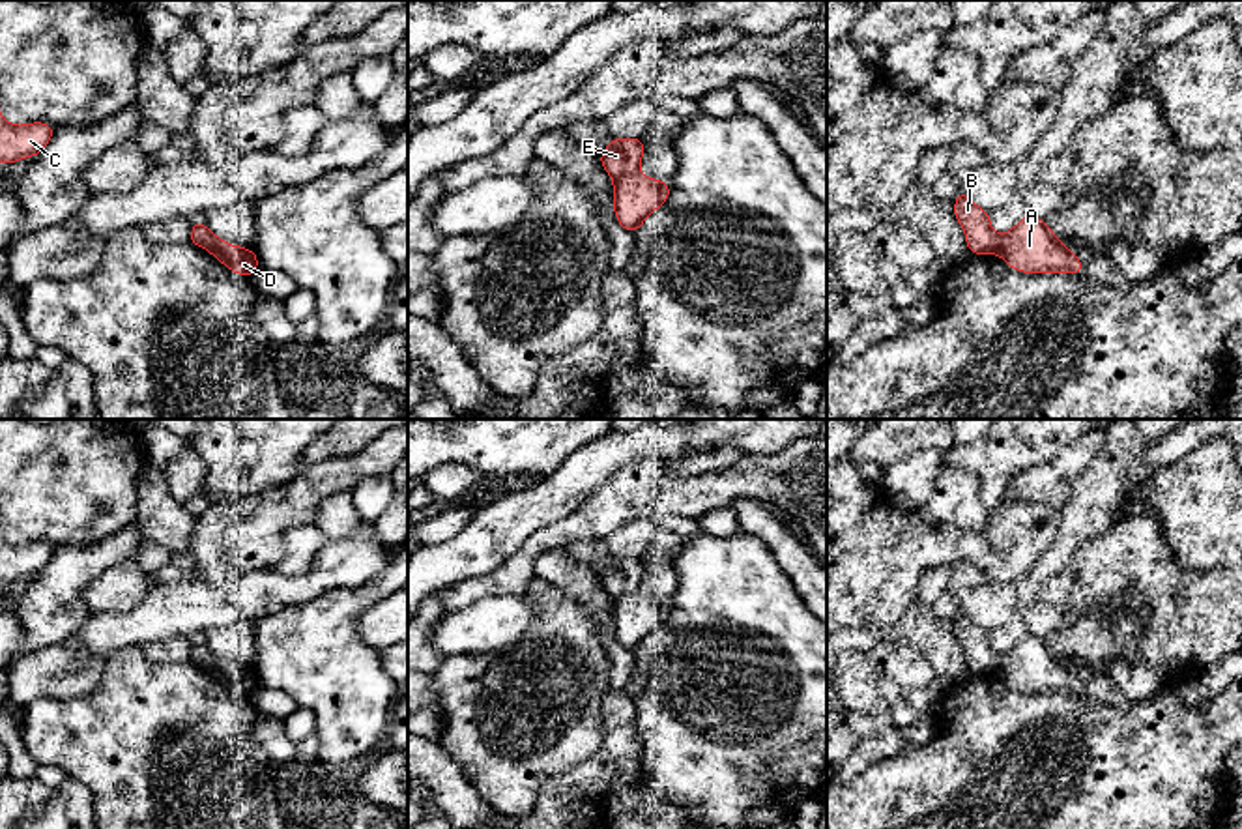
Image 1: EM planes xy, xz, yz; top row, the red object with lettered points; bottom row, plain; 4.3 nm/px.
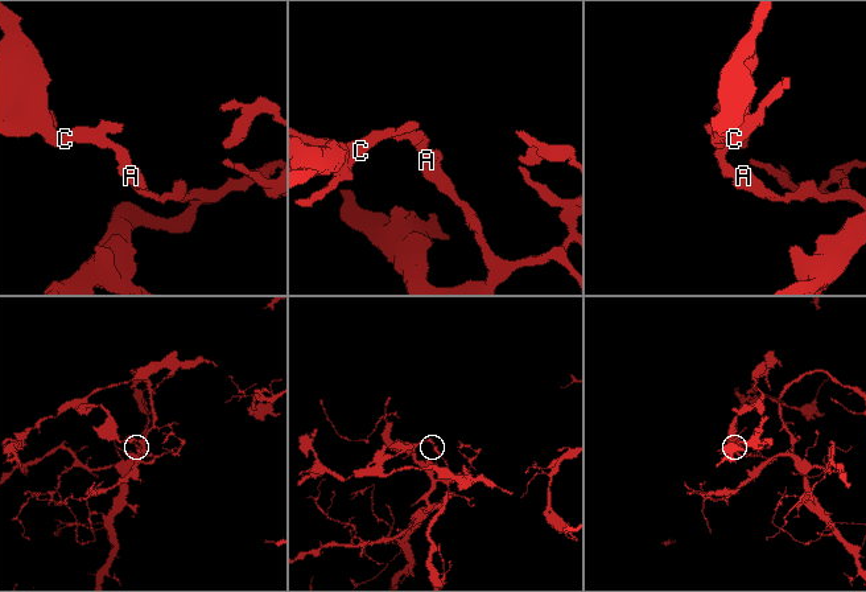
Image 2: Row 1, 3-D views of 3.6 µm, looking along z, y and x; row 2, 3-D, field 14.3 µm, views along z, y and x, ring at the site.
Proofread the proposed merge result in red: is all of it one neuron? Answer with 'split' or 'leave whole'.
split

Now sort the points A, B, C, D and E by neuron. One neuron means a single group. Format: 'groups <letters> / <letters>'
groups A D / B C E

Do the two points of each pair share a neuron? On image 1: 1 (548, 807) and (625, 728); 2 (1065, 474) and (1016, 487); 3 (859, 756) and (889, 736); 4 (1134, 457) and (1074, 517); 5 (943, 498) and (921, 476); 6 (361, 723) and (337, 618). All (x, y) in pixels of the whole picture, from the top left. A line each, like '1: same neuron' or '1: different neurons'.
1: same neuron
2: same neuron
3: same neuron
4: same neuron
5: different neurons
6: same neuron

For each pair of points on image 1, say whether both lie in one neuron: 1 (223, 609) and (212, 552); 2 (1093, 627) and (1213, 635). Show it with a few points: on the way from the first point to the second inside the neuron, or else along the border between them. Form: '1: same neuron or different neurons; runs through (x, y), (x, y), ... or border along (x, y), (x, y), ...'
1: different neurons; border along (259, 567), (221, 581), (204, 579)
2: different neurons; border along (1145, 607), (1136, 650), (1112, 665)

